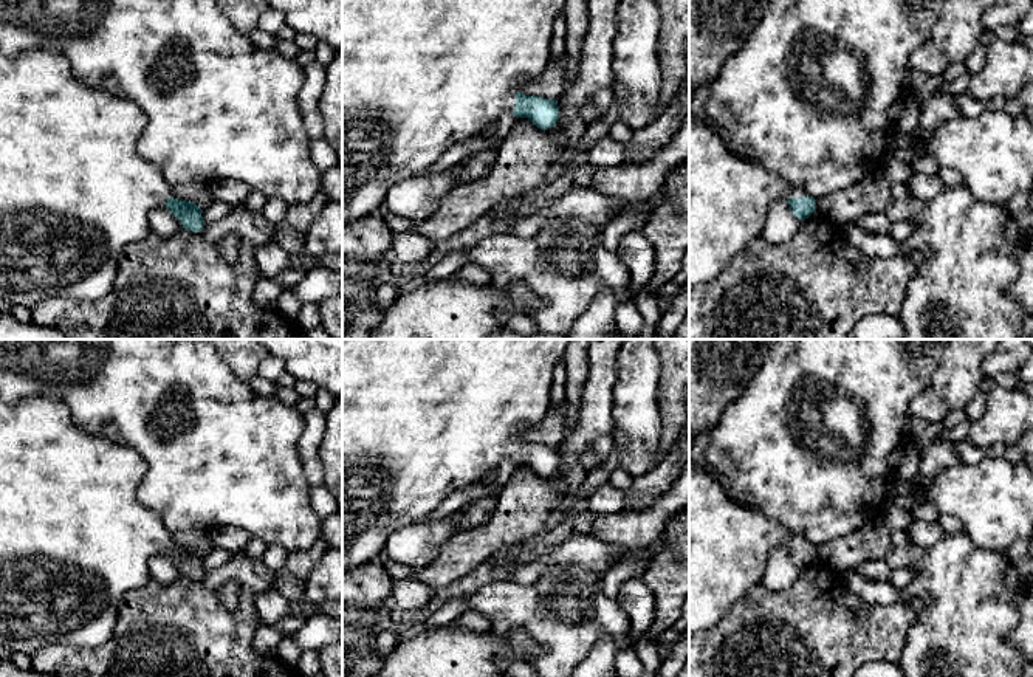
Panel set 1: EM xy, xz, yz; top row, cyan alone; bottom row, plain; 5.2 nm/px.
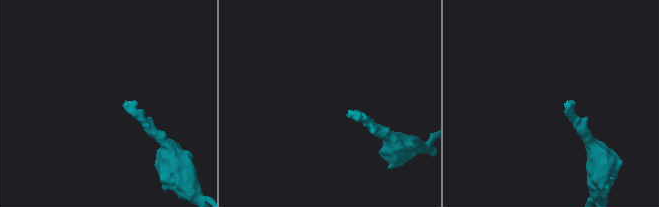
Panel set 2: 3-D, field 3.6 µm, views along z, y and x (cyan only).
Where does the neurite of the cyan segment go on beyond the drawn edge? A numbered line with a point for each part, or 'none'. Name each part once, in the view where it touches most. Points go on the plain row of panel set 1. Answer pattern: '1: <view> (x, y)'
1: xz (422, 419)

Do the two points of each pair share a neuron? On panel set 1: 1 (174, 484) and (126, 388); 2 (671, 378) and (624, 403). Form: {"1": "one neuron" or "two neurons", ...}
{"1": "one neuron", "2": "two neurons"}

